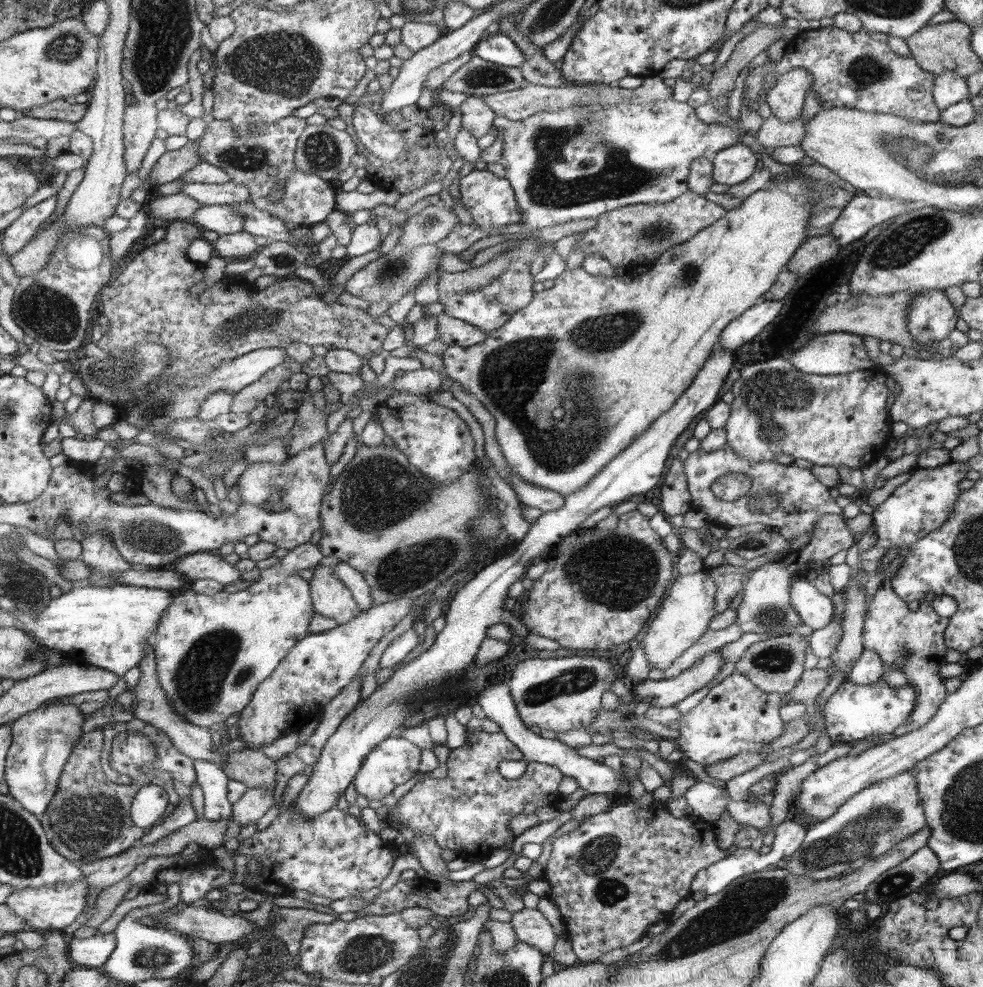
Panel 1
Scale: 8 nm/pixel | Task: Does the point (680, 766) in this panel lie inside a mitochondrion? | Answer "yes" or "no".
no

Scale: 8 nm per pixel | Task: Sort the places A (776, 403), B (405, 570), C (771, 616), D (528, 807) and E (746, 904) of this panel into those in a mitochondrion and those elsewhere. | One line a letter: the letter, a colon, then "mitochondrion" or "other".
A: mitochondrion
B: mitochondrion
C: mitochondrion
D: other
E: mitochondrion

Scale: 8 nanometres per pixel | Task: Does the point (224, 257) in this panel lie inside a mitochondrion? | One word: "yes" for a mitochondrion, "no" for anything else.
no

